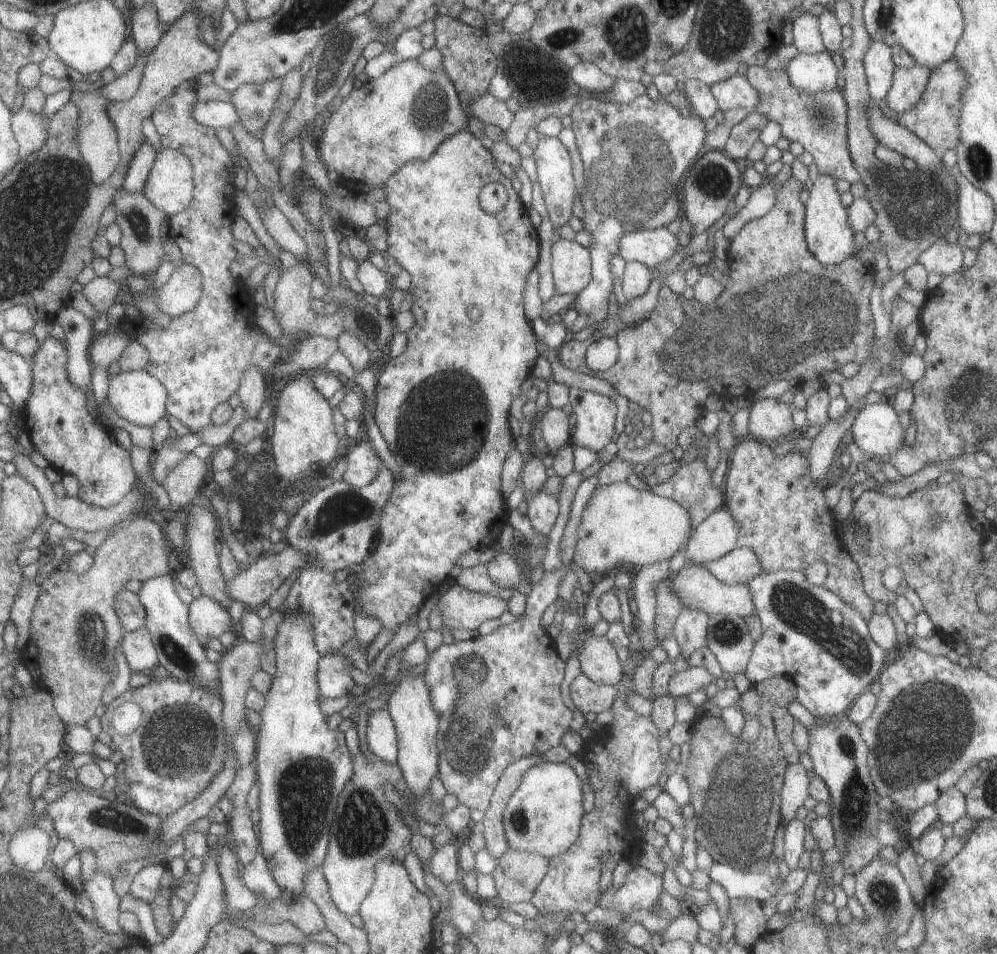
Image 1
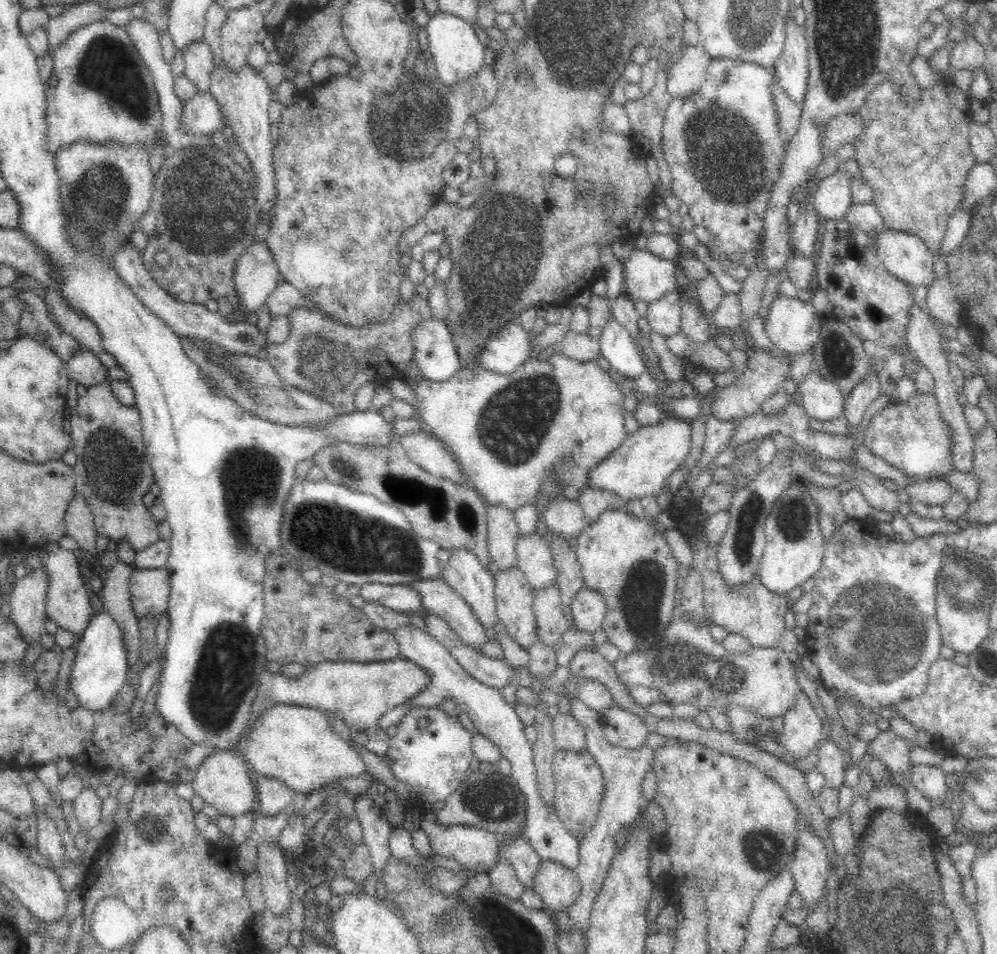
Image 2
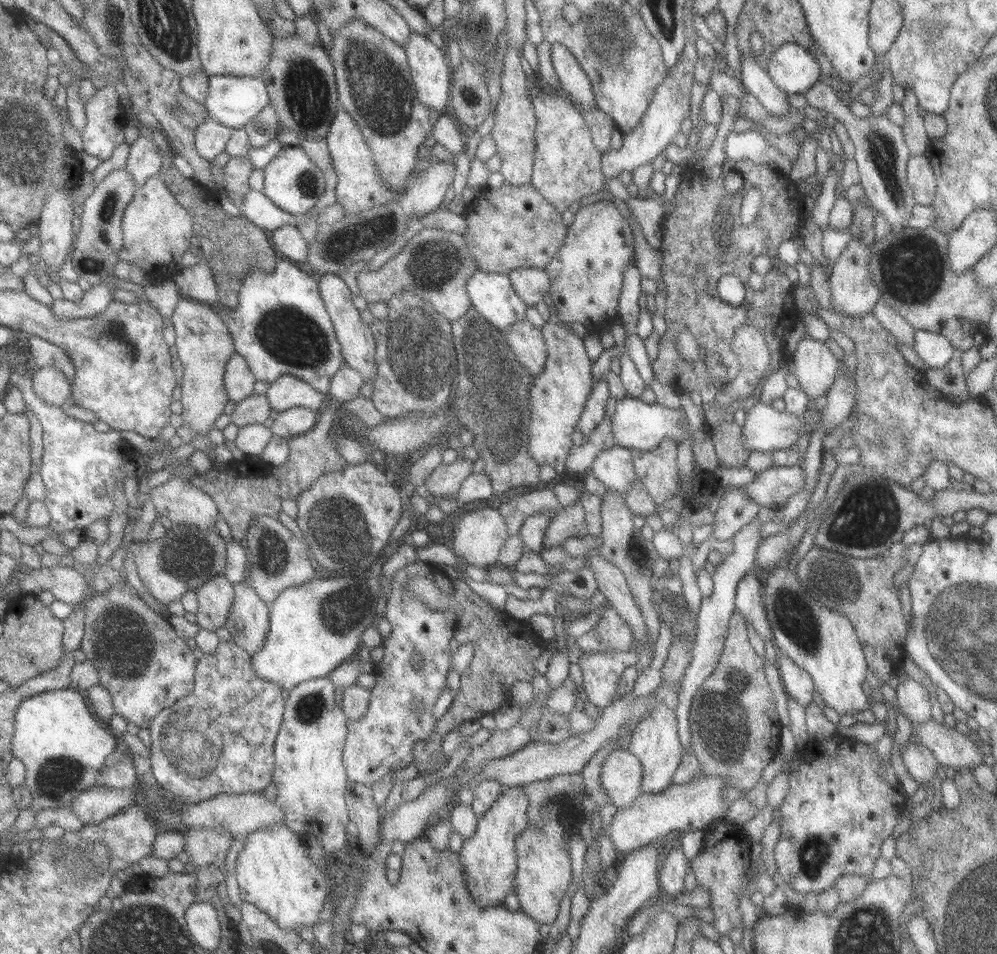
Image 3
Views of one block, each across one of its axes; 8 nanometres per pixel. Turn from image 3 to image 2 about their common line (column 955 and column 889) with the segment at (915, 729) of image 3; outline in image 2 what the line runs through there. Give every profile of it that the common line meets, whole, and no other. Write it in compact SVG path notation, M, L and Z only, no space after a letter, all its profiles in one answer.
M891 729L882 731L875 739L872 739L867 751L882 760L892 774L912 778L913 766L910 763L910 748L911 745Z

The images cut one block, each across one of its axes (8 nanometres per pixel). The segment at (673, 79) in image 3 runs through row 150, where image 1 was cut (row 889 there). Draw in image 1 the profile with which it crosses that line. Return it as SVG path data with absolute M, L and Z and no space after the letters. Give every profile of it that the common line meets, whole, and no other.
M637 864L617 888L609 886L598 895L598 905L603 910L619 912L623 920L633 909L648 910L657 903L661 891L661 877Z

